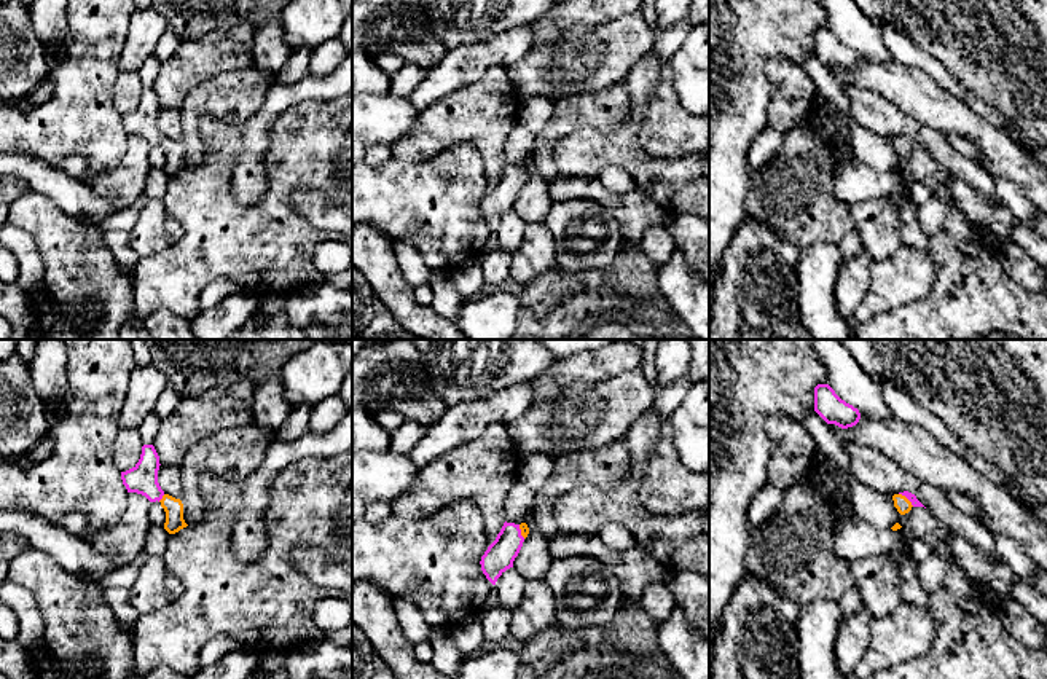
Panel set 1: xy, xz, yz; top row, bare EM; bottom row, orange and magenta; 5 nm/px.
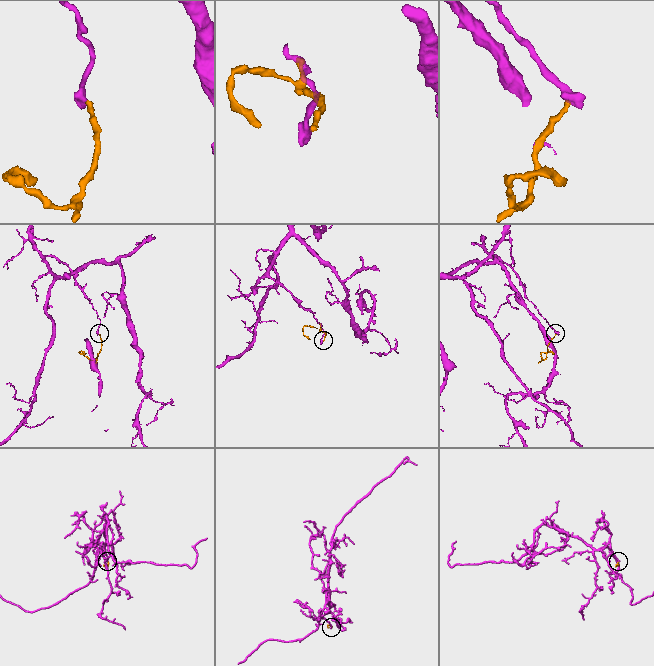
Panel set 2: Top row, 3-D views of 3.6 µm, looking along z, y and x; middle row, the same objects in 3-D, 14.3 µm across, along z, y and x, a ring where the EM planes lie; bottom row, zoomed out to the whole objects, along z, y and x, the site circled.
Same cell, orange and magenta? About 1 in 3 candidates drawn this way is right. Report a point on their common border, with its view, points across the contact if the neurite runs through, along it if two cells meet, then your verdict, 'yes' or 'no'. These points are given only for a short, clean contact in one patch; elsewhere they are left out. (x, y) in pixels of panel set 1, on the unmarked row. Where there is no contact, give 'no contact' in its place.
meets orange in yz at (907, 142); runs through yz (901, 145), (907, 142), (912, 141); yes

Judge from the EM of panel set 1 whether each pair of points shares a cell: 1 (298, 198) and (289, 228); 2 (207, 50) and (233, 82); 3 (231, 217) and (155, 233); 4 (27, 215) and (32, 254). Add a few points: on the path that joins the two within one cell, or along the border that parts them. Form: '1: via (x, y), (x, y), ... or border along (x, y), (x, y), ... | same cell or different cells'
1: border along (295, 188), (289, 203), (321, 231) | different cells
2: border along (252, 62), (219, 72), (192, 90) | different cells
3: border along (171, 243), (156, 254), (141, 257) | different cells
4: border along (16, 225), (35, 243), (45, 273) | different cells

